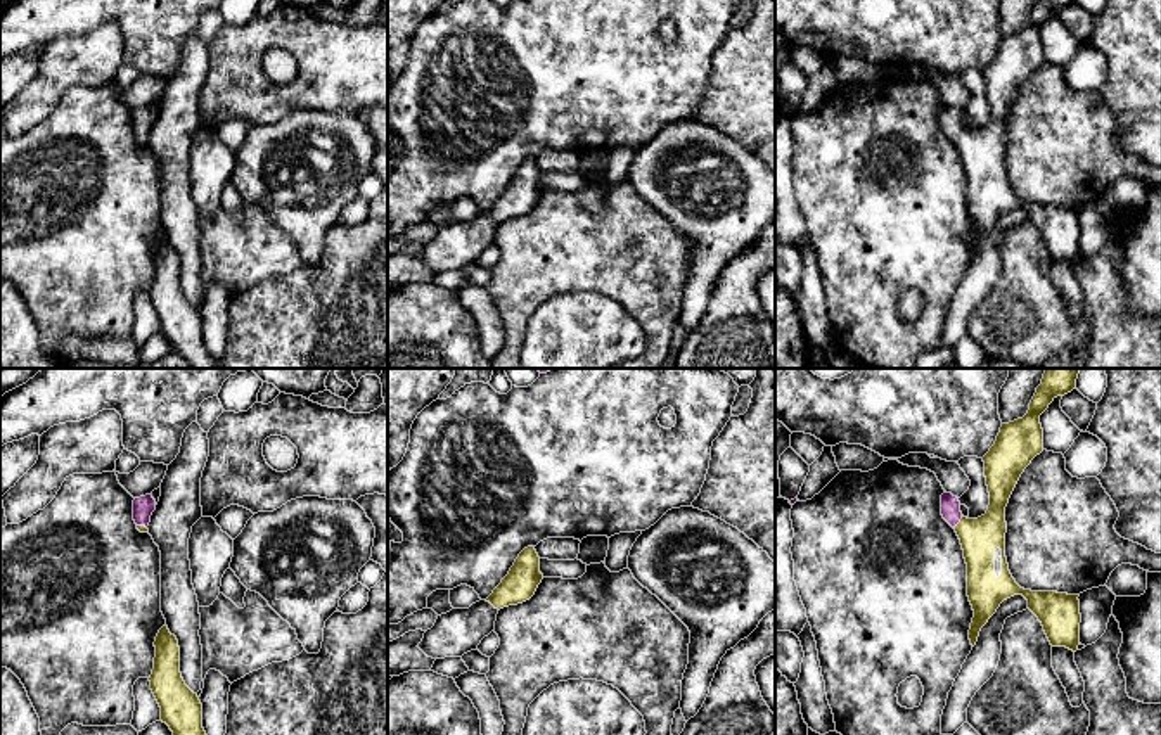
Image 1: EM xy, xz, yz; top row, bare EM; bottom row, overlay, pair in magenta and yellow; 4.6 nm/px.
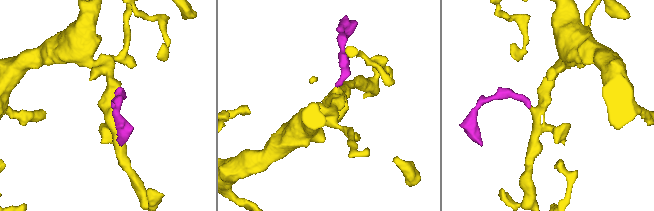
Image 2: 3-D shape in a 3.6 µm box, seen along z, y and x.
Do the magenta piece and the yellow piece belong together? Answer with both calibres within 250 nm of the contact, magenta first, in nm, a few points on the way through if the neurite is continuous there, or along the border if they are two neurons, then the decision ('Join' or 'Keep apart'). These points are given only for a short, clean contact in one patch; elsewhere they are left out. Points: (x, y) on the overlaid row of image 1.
Thickness 100 nm (magenta) against 180 nm. Path across: yz (950, 507), (950, 512), (959, 521), (980, 538). Join

